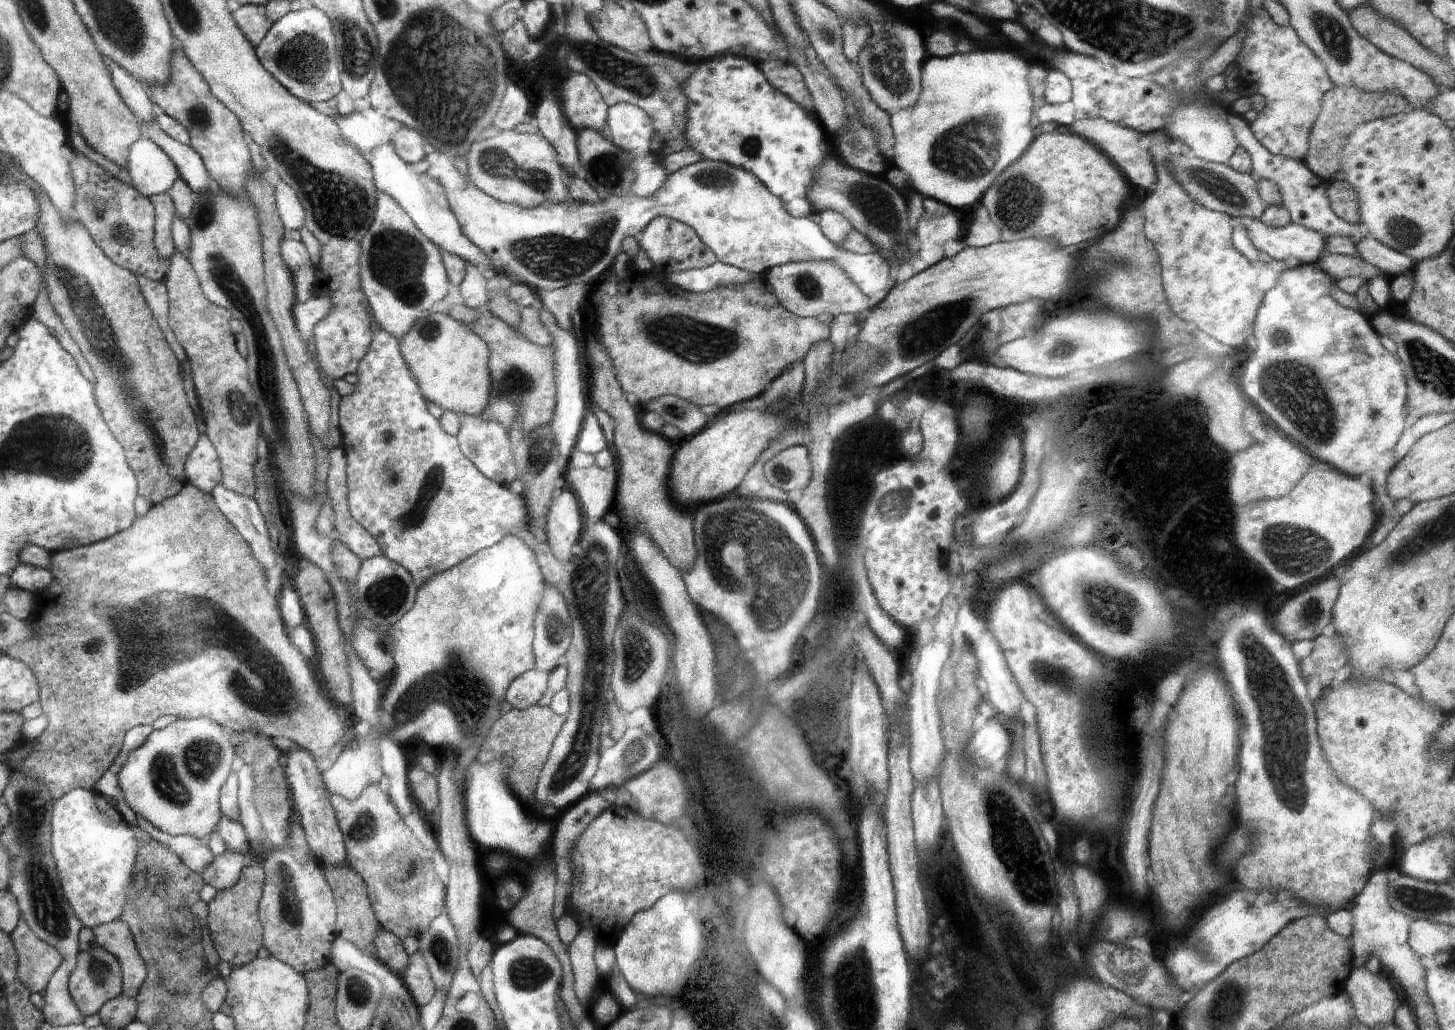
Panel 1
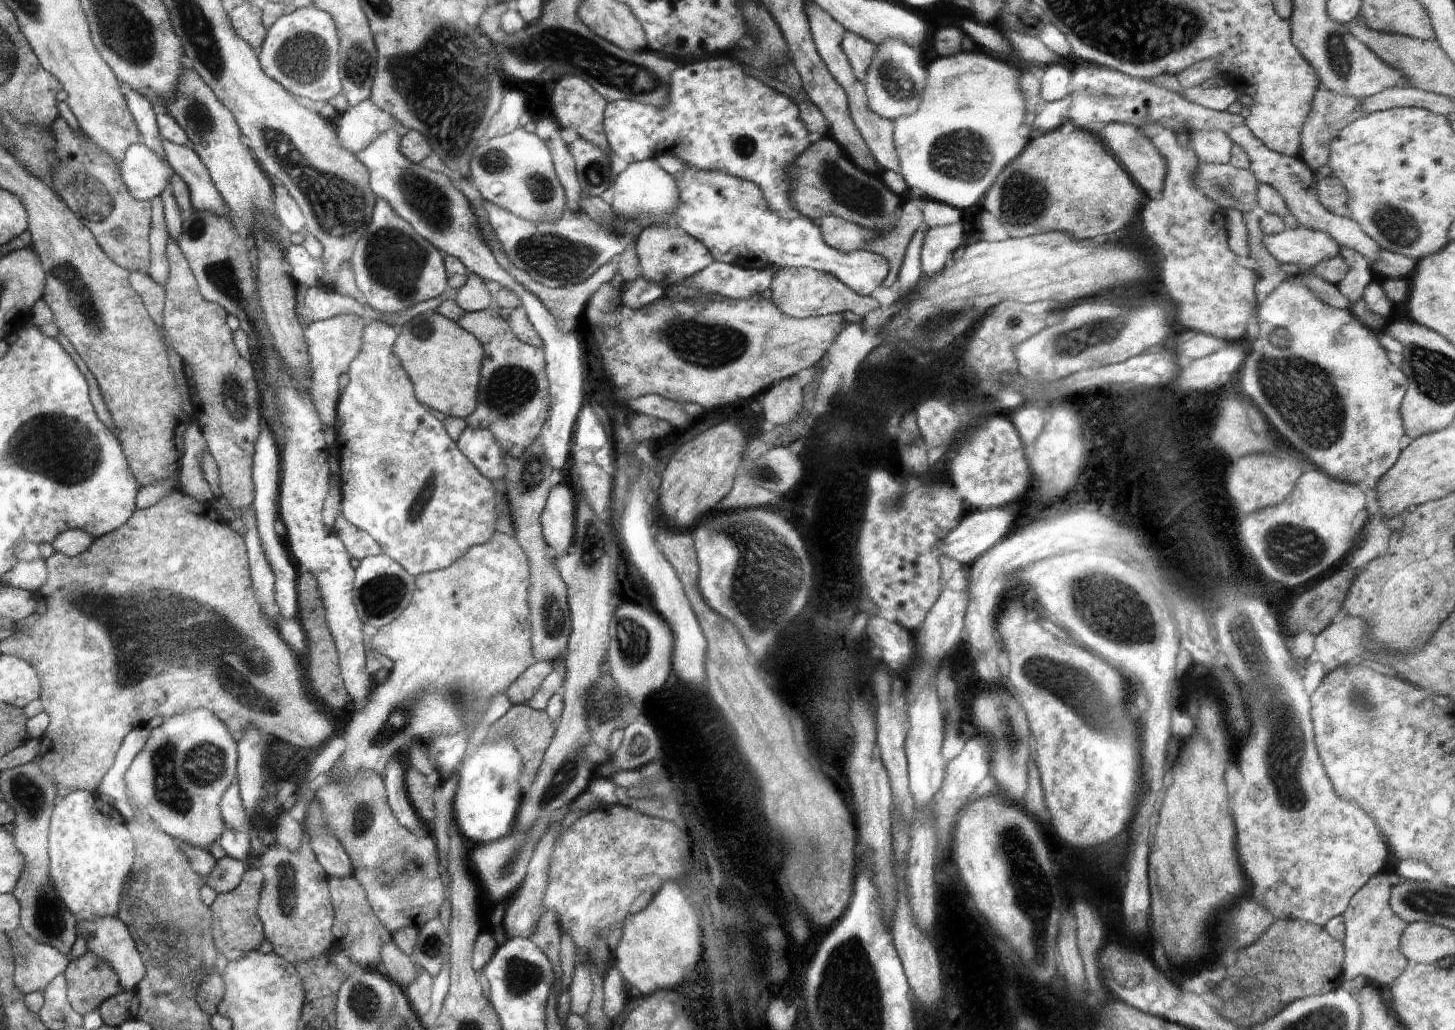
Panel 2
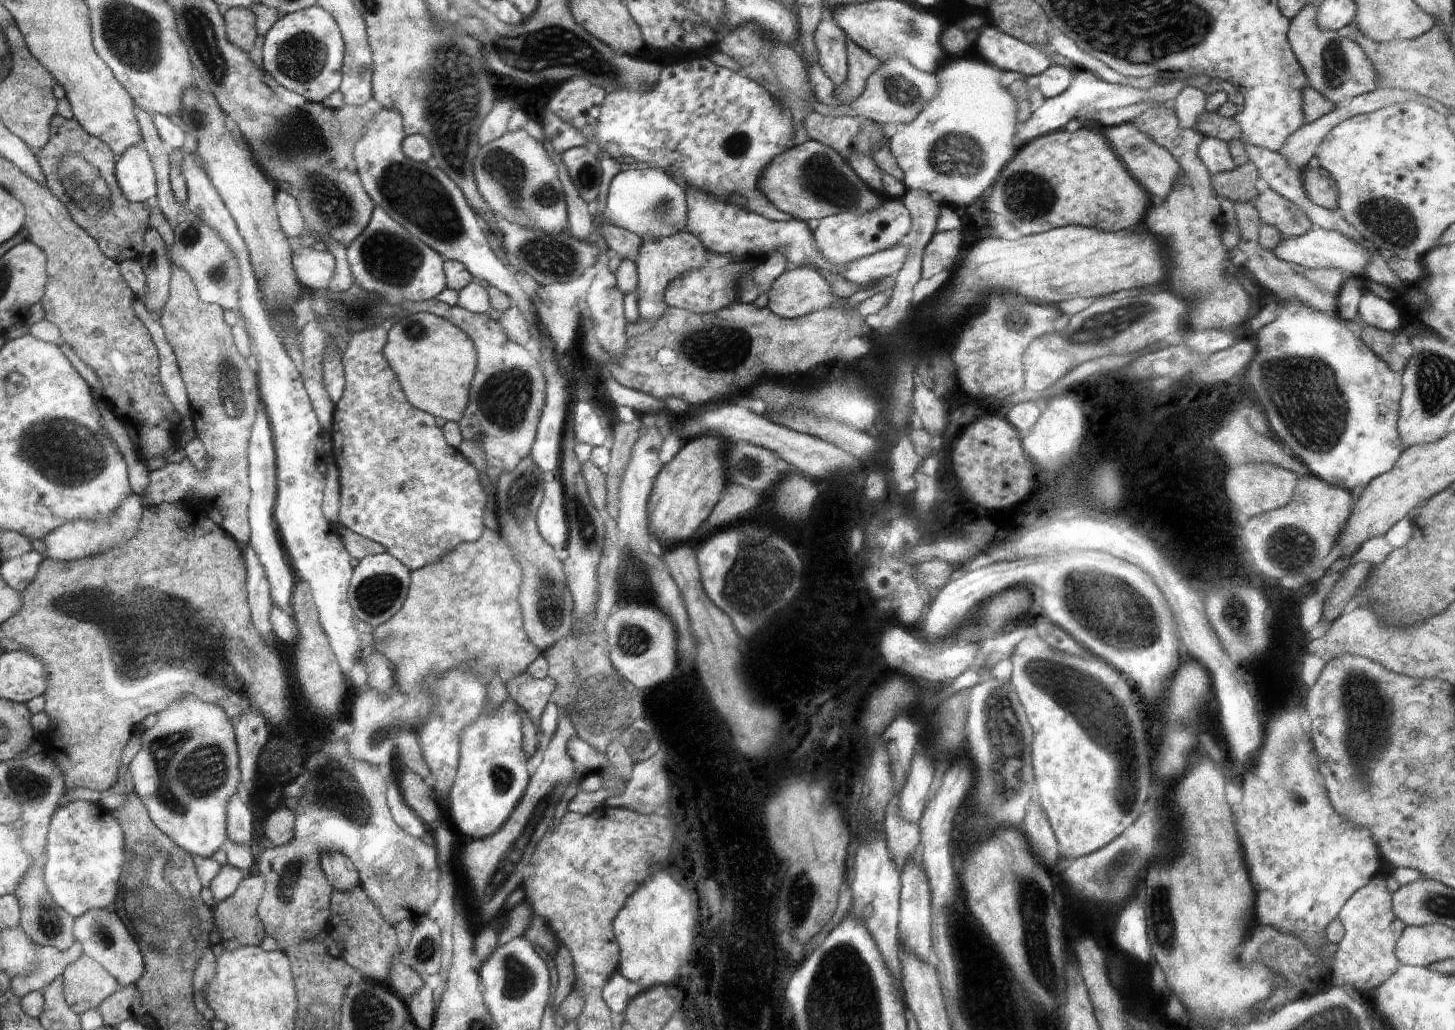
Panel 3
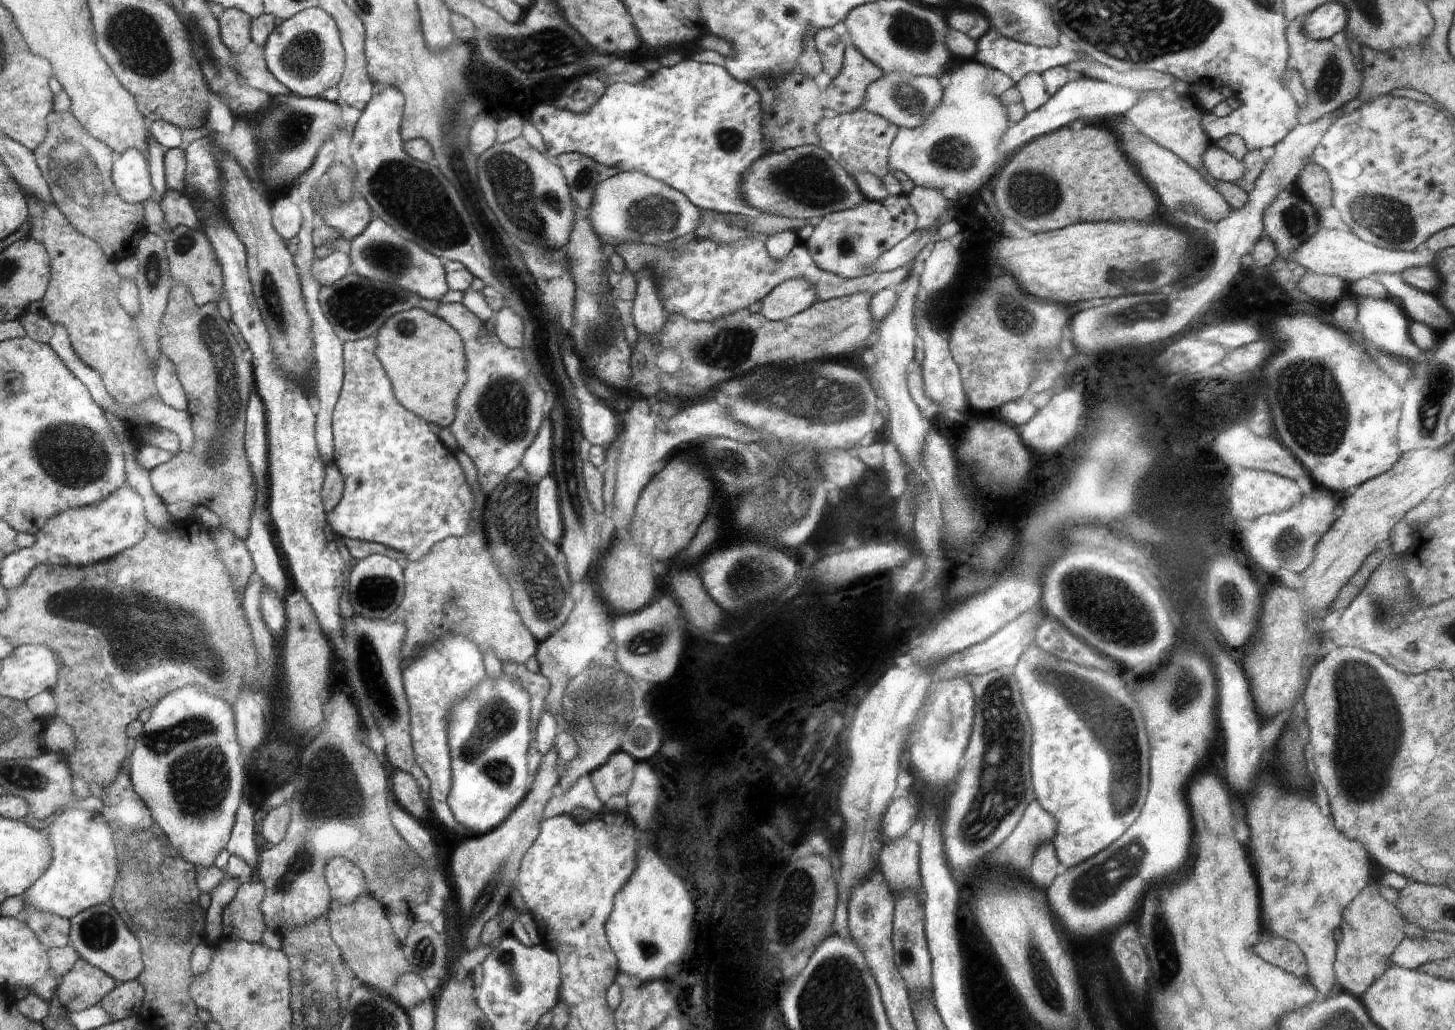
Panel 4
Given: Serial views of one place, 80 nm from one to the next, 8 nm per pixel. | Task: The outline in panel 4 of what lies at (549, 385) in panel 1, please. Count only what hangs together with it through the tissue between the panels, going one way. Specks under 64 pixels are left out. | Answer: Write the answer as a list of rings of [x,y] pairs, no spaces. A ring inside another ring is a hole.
[[[438,302],[434,315],[451,325],[464,340],[465,357],[467,358],[468,380],[456,398],[456,420],[449,427],[454,438],[474,462],[478,470],[478,482],[484,493],[491,493],[518,467],[524,452],[534,442],[538,428],[544,420],[544,388],[533,373],[533,366],[528,361],[523,349],[505,345],[496,333],[486,329],[485,322],[476,313],[467,309],[462,303]]]

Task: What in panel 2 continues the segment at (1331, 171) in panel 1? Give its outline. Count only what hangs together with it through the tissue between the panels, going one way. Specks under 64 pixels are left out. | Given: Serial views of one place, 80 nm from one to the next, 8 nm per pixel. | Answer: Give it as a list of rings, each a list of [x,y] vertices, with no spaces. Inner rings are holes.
[[[1320,88],[1315,92],[1312,101],[1312,110],[1308,115],[1308,118],[1304,121],[1302,130],[1301,130],[1301,154],[1300,158],[1311,168],[1312,172],[1317,175],[1327,171],[1327,164],[1329,161],[1329,146],[1331,140],[1337,135],[1339,129],[1344,128],[1349,122],[1353,120],[1362,118],[1365,114],[1364,111],[1361,111],[1361,106],[1363,102],[1361,98],[1366,97],[1353,97],[1350,95],[1339,95],[1334,94],[1332,91],[1329,91],[1326,88]]]

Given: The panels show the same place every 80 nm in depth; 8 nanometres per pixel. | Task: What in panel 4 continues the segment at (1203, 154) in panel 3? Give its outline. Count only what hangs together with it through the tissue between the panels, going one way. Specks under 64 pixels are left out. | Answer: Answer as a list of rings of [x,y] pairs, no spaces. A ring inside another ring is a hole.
[[[1210,142],[1202,155],[1203,165],[1212,178],[1234,183],[1243,175],[1243,161],[1227,153],[1216,142]]]

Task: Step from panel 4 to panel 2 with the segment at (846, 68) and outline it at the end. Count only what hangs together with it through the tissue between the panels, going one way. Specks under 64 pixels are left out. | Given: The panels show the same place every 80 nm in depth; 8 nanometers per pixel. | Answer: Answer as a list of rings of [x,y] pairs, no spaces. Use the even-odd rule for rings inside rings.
[[[845,31],[842,48],[857,79],[864,81],[864,76],[875,51],[875,44],[865,36]]]

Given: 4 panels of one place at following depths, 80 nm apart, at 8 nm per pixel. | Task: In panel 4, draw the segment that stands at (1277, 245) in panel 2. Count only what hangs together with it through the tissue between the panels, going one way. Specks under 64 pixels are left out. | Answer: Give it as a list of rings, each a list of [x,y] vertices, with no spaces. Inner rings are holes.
[[[1348,228],[1319,229],[1305,240],[1287,258],[1292,265],[1304,266],[1307,271],[1314,274],[1326,274],[1326,276],[1339,276],[1347,286],[1353,285],[1366,277],[1375,276],[1380,271],[1392,271],[1398,273],[1409,266],[1434,266],[1434,253],[1426,248],[1416,251],[1391,251],[1360,240]]]

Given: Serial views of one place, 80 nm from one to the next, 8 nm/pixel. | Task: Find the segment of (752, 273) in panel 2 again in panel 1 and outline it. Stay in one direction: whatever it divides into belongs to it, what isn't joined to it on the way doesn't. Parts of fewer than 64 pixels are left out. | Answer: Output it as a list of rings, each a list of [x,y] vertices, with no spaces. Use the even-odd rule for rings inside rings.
[[[717,260],[710,267],[675,272],[667,278],[667,282],[669,285],[680,287],[685,291],[703,293],[718,285],[725,285],[726,283],[740,284],[743,280],[747,281],[752,277],[764,279],[764,276],[744,272],[742,269],[725,265]]]

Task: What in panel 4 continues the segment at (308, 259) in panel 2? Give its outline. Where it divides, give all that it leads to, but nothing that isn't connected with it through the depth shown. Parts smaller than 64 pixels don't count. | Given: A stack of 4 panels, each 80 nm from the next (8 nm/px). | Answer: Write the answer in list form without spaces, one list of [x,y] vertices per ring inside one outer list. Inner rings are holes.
[[[347,249],[328,254],[324,258],[314,258],[312,261],[312,274],[320,286],[332,284],[351,270],[350,254]]]

